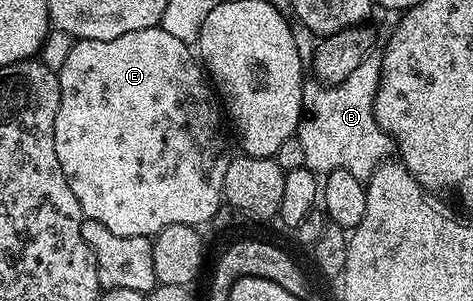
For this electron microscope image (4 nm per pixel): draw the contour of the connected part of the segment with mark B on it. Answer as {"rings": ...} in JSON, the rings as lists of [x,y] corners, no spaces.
{"rings":[[[369,53],[346,81],[341,84],[325,86],[317,81],[308,81],[304,85],[304,113],[300,116],[300,125],[296,129],[295,138],[302,141],[302,149],[306,152],[304,166],[317,173],[327,173],[334,169],[346,169],[346,173],[354,173],[354,177],[367,180],[375,173],[381,163],[391,160],[394,155],[394,144],[388,134],[378,125],[374,117],[374,97],[380,84],[380,55]]]}

